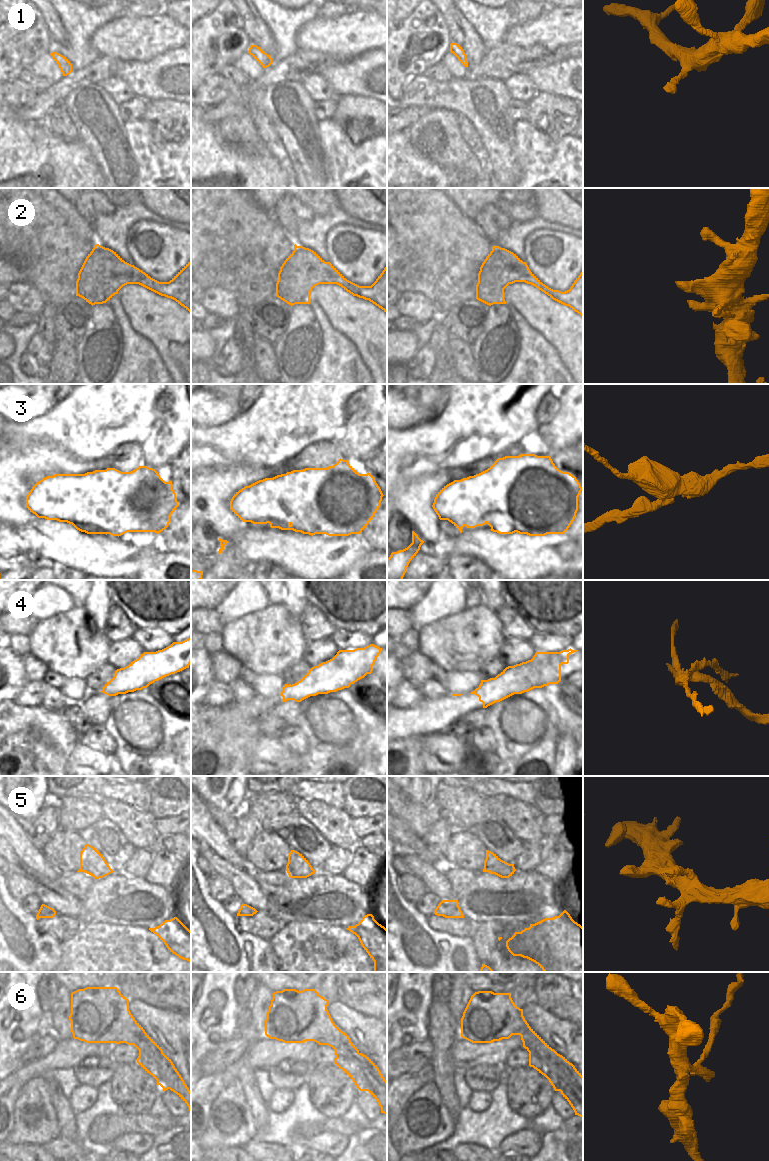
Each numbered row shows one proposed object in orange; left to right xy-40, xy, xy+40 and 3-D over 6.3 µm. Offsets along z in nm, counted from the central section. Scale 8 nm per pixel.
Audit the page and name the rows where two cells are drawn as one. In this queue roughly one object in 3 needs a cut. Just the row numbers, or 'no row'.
3, 4, 6

